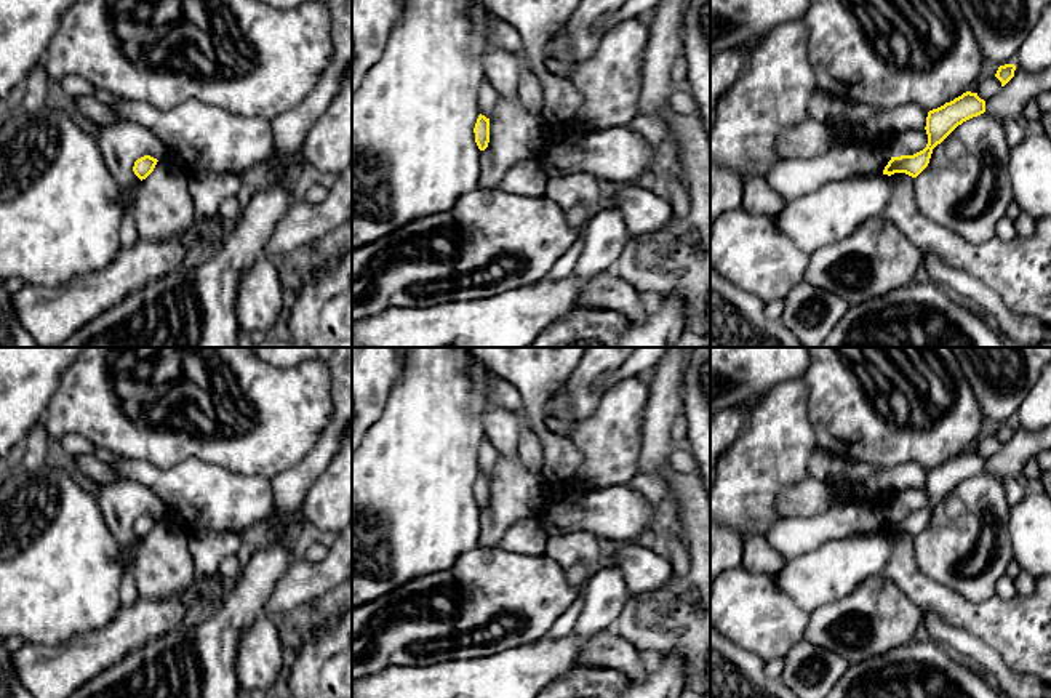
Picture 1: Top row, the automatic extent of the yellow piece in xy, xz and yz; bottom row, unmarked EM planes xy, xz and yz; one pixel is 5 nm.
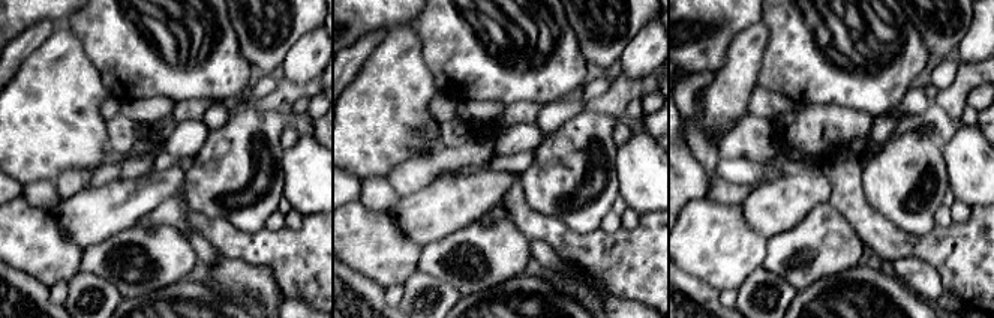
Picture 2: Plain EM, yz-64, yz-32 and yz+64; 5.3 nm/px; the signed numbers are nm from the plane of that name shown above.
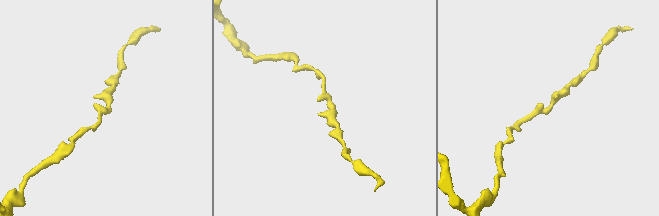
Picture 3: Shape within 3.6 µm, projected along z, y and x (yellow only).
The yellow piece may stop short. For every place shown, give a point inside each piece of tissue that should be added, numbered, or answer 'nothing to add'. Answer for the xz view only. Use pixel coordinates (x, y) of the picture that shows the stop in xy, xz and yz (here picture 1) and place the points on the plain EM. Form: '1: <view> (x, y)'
nothing to add

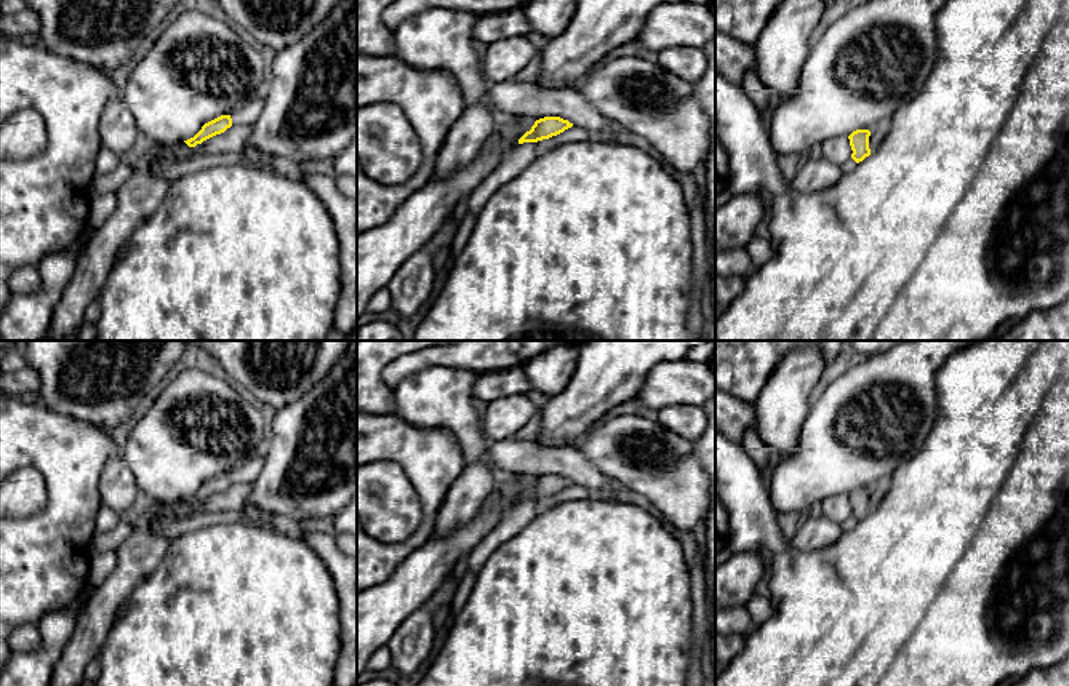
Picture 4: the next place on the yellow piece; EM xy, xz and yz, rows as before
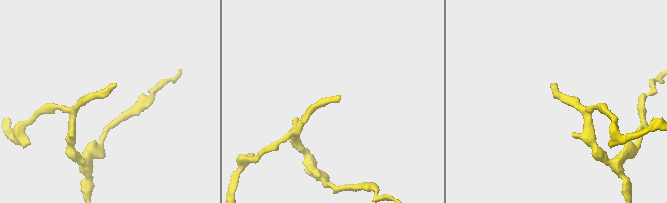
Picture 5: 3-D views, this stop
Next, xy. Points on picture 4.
1: xy (248, 470)

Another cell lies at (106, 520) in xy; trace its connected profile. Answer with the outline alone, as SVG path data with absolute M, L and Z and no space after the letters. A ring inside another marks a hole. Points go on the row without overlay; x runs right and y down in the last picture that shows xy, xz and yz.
M101 505L94 520L96 532L109 532L120 523L120 515L107 505Z

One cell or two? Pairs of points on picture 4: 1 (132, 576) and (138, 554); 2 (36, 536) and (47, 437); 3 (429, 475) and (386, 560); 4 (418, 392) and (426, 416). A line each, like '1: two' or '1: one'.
1: one
2: one
3: one
4: one

